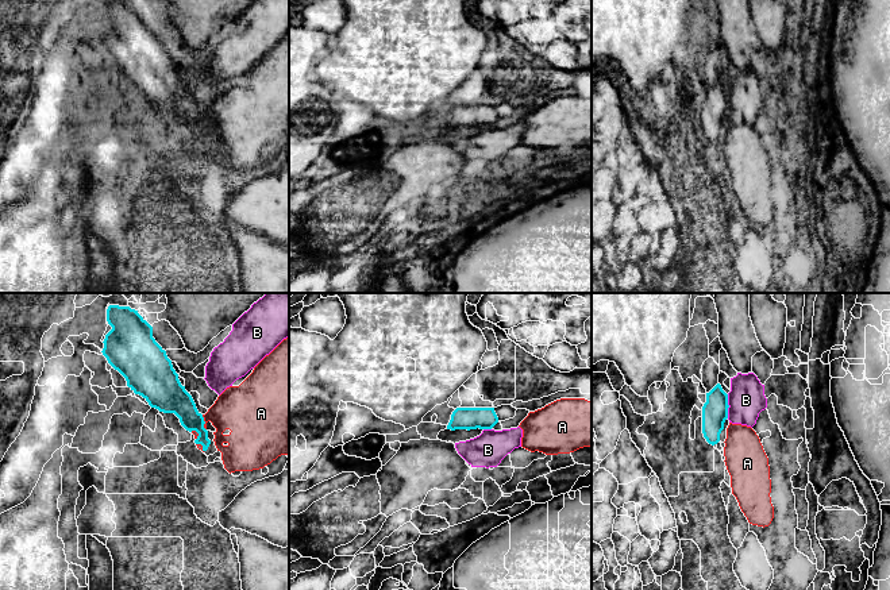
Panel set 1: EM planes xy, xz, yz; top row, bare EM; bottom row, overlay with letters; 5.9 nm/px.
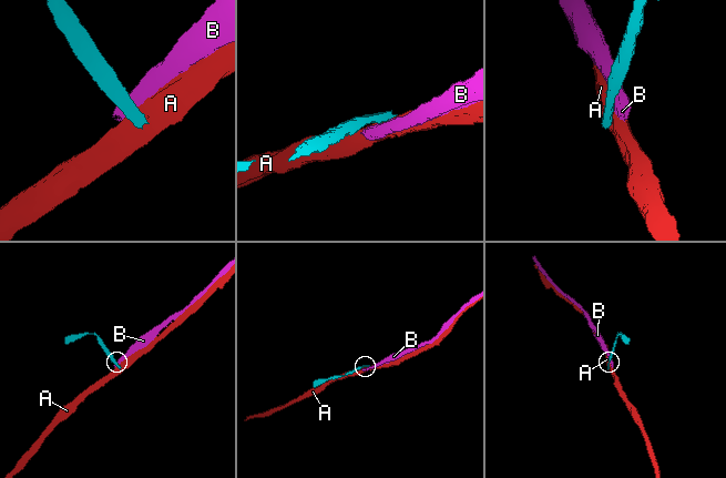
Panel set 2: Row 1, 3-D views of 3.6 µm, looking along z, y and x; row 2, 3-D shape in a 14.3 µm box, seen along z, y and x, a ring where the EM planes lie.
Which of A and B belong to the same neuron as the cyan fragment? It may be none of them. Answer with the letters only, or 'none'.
none

